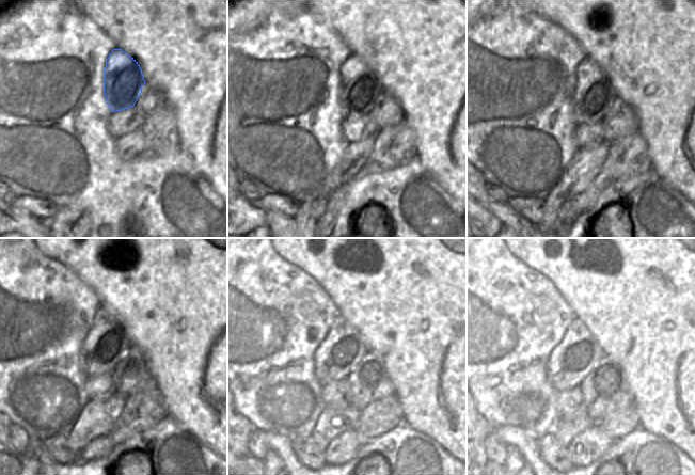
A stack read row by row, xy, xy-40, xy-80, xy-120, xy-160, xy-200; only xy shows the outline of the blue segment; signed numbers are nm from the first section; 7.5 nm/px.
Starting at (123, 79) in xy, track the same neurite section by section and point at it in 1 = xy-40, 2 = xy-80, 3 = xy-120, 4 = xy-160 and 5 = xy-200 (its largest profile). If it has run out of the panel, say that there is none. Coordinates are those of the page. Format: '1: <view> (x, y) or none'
1: xy-40 (360, 86)
2: xy-80 (594, 94)
3: xy-120 (107, 343)
4: xy-160 (343, 348)
5: xy-200 (570, 361)

